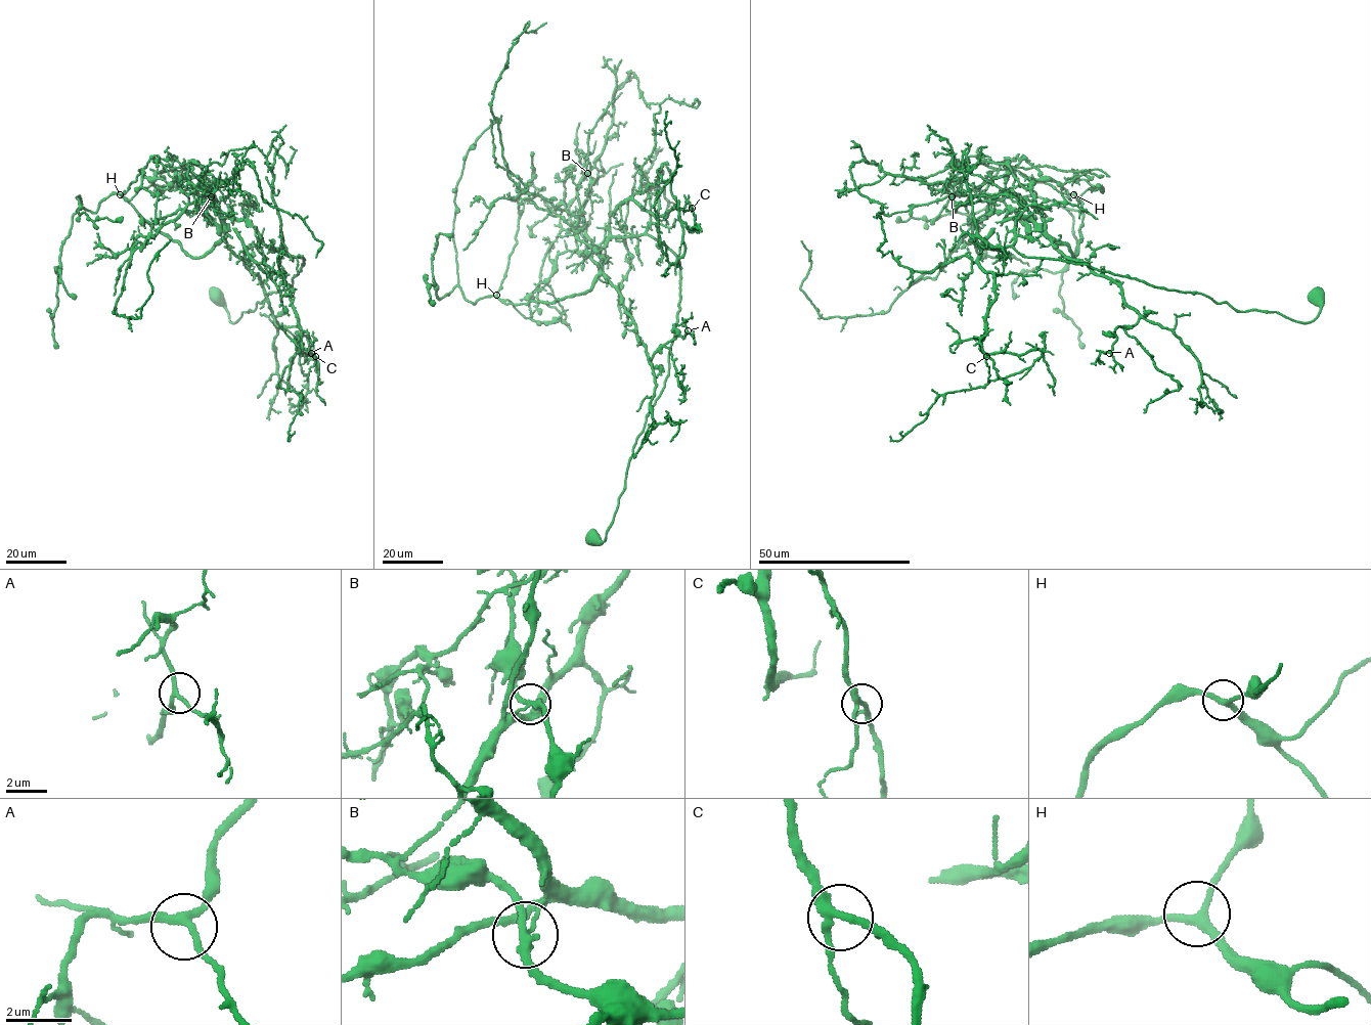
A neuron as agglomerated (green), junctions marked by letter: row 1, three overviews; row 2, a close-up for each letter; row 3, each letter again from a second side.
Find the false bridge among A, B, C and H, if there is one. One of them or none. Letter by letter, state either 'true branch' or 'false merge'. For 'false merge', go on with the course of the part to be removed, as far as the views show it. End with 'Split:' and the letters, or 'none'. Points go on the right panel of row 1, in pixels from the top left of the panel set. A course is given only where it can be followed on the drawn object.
A: true branch
B: false merge; course (952, 197), (967, 204), (998, 199), (1007, 207), (994, 210), (968, 230), (934, 279), (920, 279), (897, 295)
C: true branch
H: true branch
Split: B

